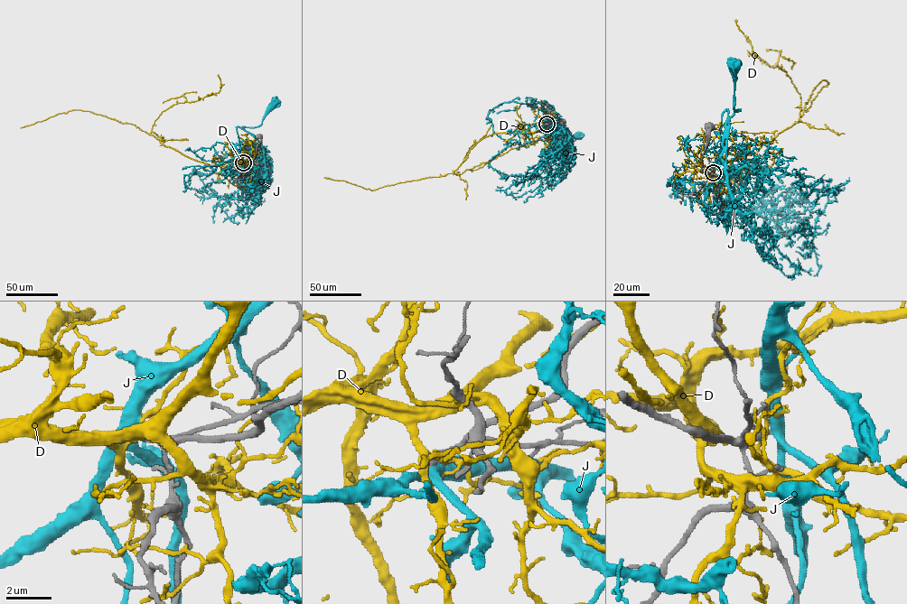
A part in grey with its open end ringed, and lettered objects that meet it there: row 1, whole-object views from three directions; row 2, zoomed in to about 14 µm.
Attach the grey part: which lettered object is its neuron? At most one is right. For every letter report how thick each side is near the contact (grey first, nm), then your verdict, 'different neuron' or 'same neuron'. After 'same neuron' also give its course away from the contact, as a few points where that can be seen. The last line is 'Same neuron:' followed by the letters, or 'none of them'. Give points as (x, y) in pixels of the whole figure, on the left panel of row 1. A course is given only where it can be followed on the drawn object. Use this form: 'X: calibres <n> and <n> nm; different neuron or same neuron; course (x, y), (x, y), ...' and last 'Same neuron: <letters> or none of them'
D: calibres 380 and 150 nm; different neuron
J: calibres 320 and 440 nm; different neuron
Same neuron: none of them

